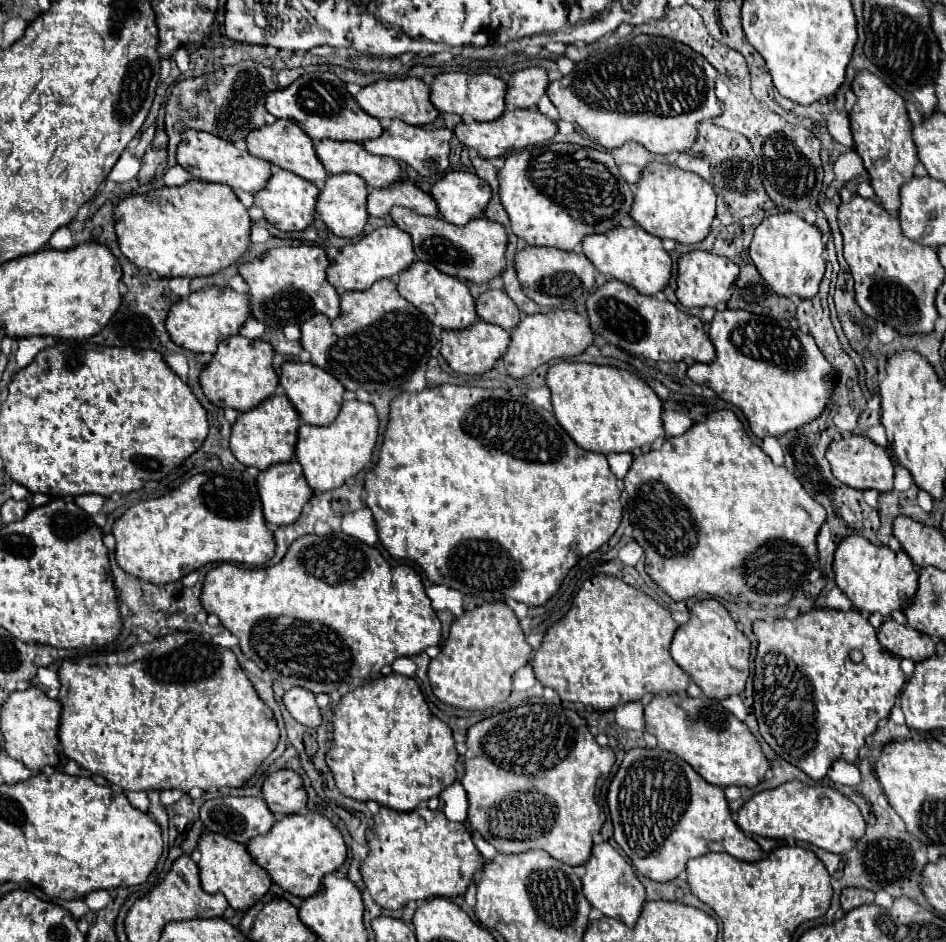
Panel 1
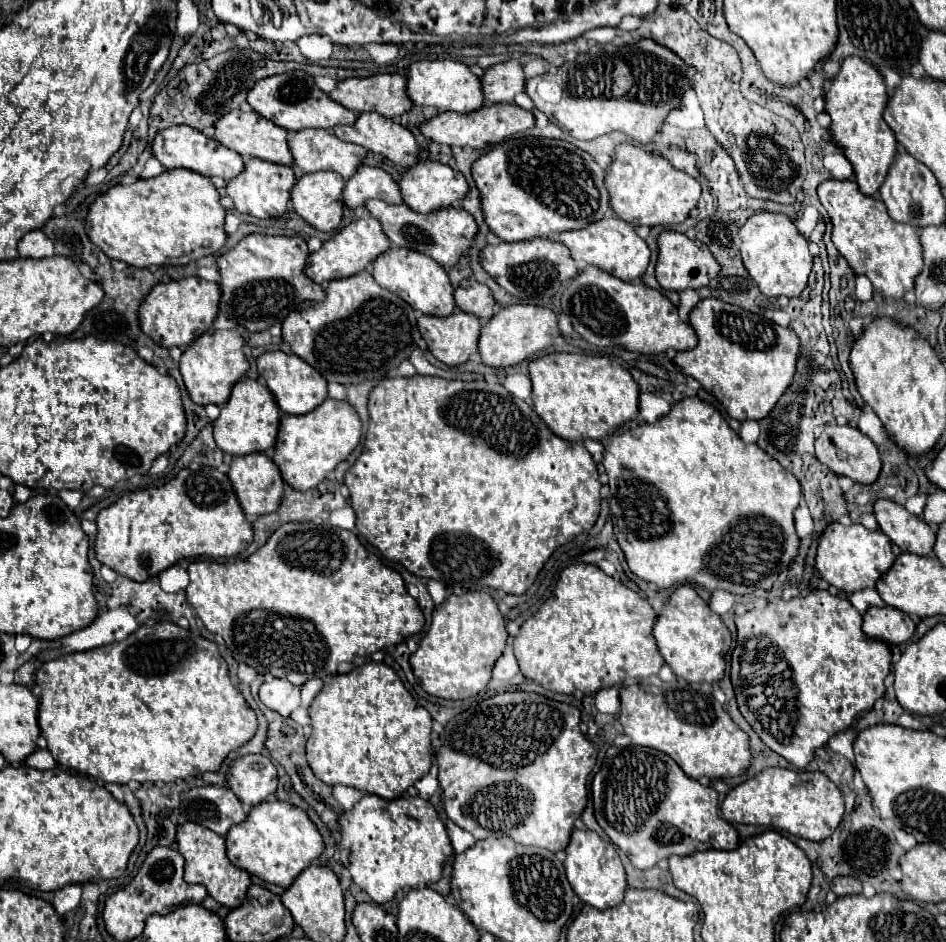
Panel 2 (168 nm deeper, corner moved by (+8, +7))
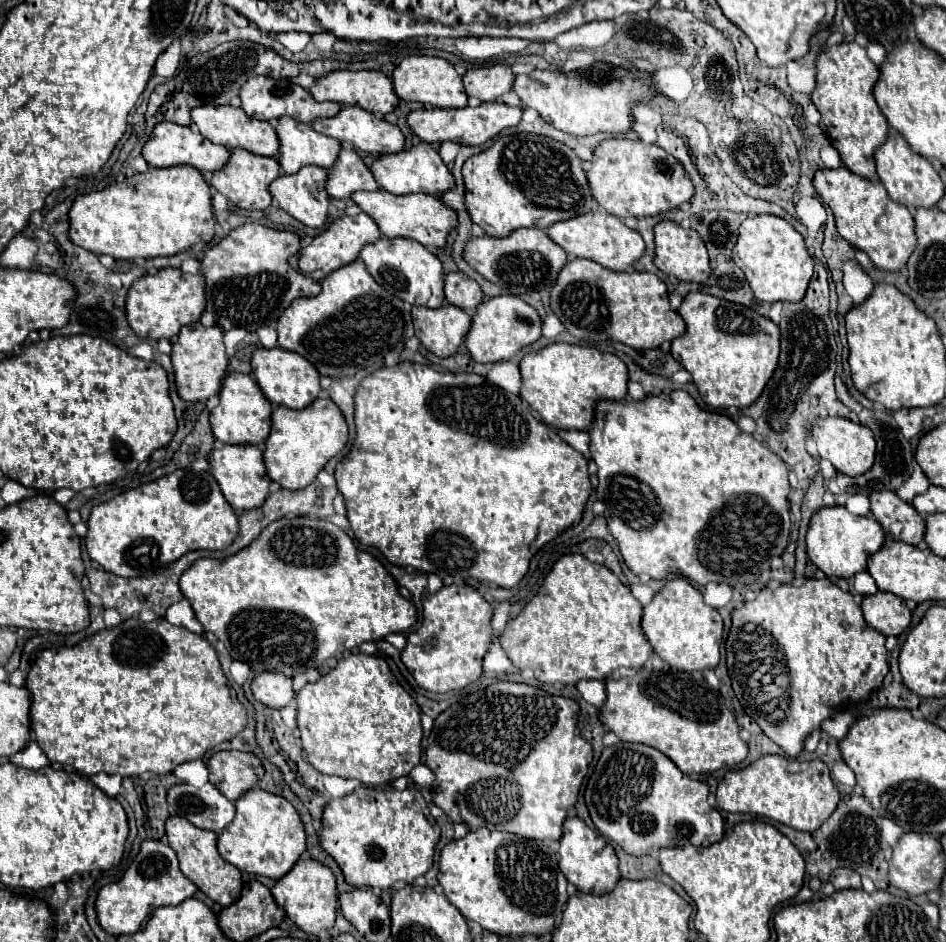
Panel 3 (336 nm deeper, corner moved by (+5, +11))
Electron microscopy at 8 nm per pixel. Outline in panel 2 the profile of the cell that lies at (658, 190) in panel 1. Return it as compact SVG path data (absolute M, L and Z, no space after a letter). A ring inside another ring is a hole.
M618 144L612 158L614 160L606 170L604 184L610 196L610 208L624 222L632 226L668 226L668 224L682 222L690 214L690 210L696 208L700 198L700 184L692 176L676 170L666 158L654 156L652 152L646 152L634 144Z

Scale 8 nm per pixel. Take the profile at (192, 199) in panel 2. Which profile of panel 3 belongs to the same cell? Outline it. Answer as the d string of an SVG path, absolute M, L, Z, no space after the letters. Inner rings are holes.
M193 166L149 168L145 174L135 174L121 184L113 184L99 192L77 196L69 212L69 238L93 254L109 254L117 260L173 256L191 250L195 244L209 244L215 236L215 214L211 204L211 186Z

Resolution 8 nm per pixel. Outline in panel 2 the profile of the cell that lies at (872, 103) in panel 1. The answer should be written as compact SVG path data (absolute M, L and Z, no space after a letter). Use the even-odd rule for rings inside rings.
M846 56L840 64L838 76L832 80L830 88L824 94L824 102L826 112L832 118L830 134L836 146L842 148L844 156L852 164L858 188L866 196L872 196L882 186L896 152L896 136L882 118L888 102L882 74L866 60L858 56Z

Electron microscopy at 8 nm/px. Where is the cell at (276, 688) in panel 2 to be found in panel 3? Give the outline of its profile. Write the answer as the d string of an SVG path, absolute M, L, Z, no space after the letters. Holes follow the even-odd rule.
M263 672L251 682L253 696L269 708L283 708L295 700L297 692L293 690L293 680L279 672Z

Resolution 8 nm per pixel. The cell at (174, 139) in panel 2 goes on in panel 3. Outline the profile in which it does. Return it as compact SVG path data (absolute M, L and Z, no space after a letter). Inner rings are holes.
M159 122L155 126L151 138L143 146L143 158L149 162L149 166L157 166L157 168L189 164L189 166L195 166L195 168L205 170L205 172L217 172L229 162L229 148L209 142L207 138L203 138L199 134L197 128L179 126L173 122Z

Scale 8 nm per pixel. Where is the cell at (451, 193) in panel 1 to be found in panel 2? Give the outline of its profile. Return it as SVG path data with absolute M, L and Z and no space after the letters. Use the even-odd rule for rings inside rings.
M418 160L418 164L406 168L406 172L402 174L402 178L398 180L404 204L408 204L412 210L428 214L434 212L438 208L446 208L450 204L454 204L456 200L460 200L462 196L466 196L468 192L468 184L466 178L460 172L454 172L450 166L438 162L438 160Z

